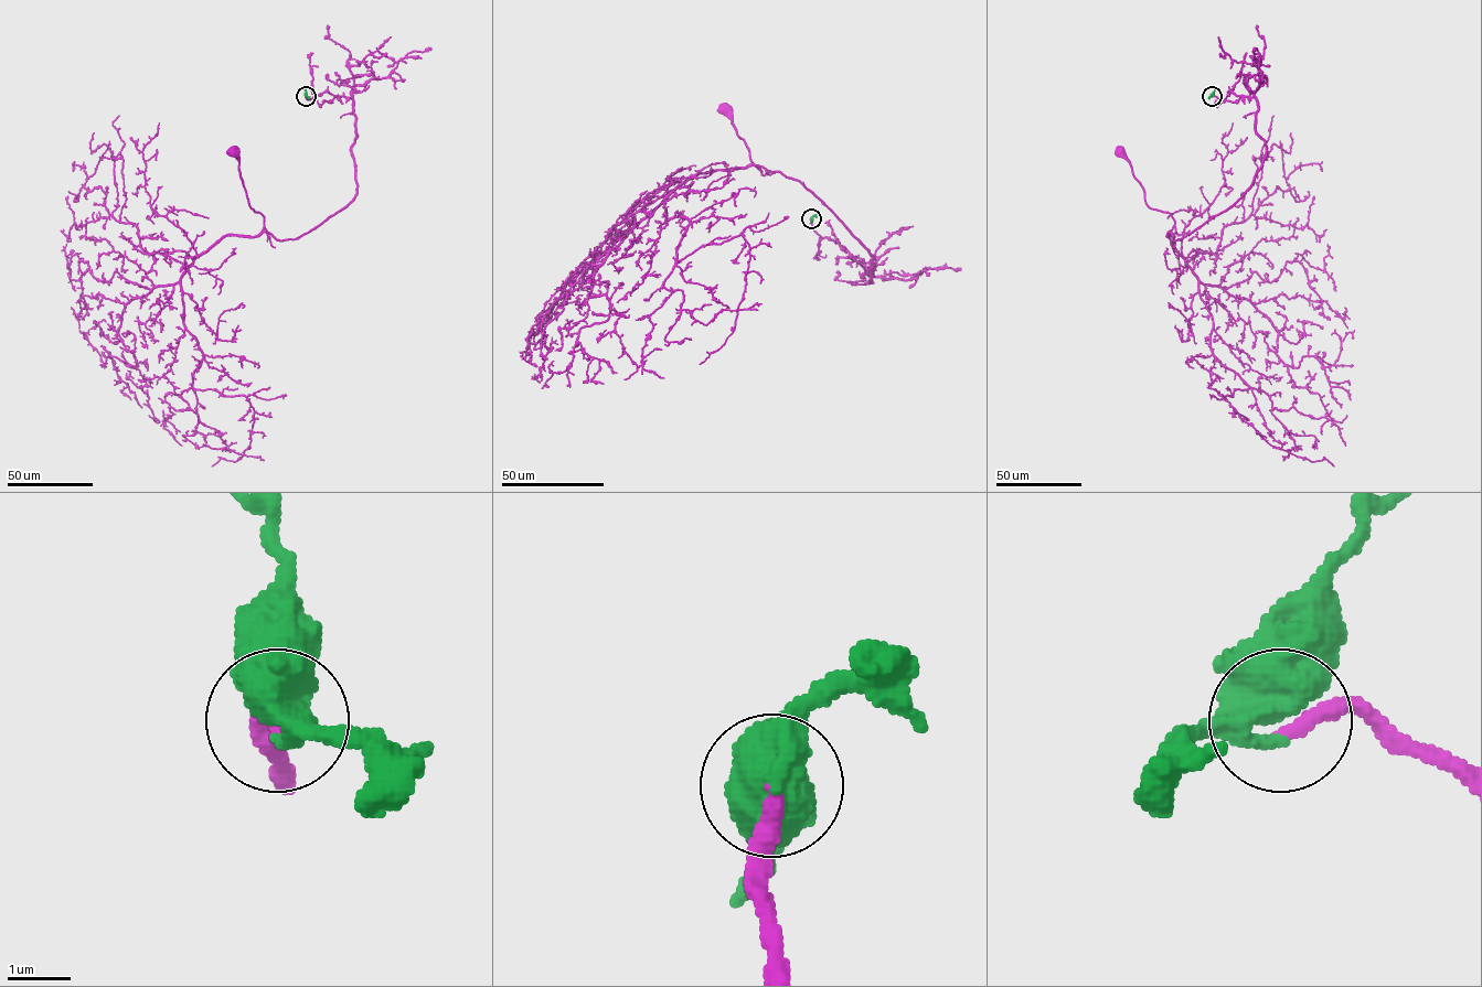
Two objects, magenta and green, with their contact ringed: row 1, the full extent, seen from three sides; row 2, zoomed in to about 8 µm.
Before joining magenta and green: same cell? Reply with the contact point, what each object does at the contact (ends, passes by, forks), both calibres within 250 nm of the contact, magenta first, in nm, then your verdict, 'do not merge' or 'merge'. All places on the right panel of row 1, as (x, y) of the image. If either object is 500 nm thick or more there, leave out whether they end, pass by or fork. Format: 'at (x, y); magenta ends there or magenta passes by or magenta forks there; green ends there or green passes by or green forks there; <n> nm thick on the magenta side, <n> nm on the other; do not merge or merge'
at (1212, 96); 260 nm thick on the magenta side, 500 nm on the other; merge

